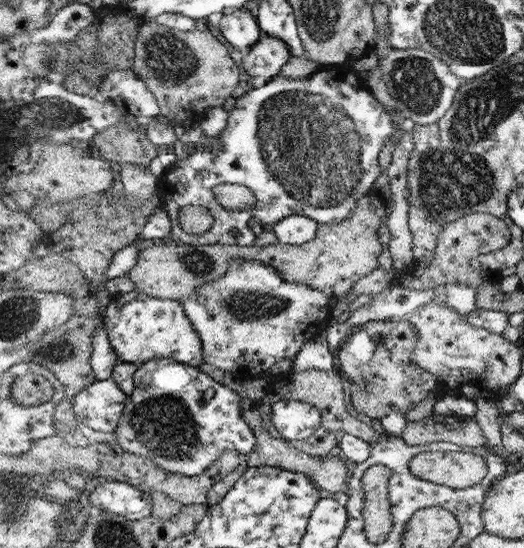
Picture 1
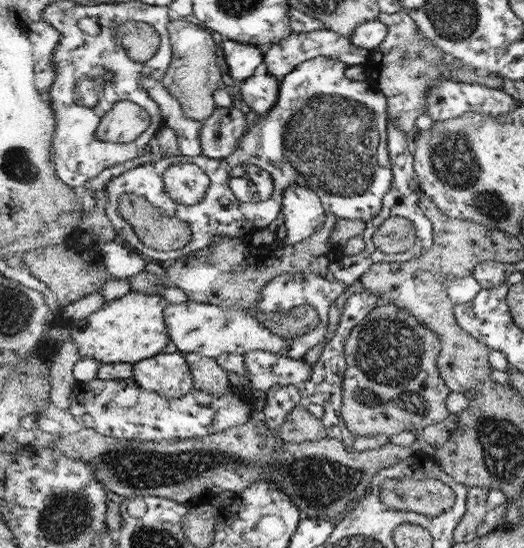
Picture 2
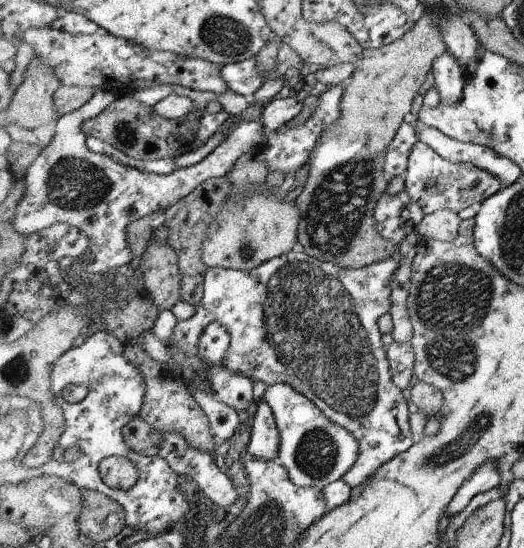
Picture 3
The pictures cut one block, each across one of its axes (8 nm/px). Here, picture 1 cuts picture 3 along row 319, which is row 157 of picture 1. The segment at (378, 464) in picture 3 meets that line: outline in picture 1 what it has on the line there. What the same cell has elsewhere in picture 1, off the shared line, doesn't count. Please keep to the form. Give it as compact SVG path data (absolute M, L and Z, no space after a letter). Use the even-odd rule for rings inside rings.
M320 69L314 75L303 77L302 79L292 79L277 75L270 82L264 84L262 88L253 88L253 90L250 90L247 94L237 96L236 100L232 101L233 104L230 107L229 125L220 134L222 153L216 155L214 151L198 149L196 153L191 154L186 158L182 158L182 160L178 160L172 167L172 170L159 182L158 194L164 201L164 207L167 208L172 217L172 236L182 240L185 244L190 245L223 244L250 246L254 244L255 235L252 228L248 226L254 224L254 221L260 225L275 225L280 220L286 219L288 216L292 215L310 217L312 220L318 222L318 224L340 222L340 220L344 220L344 216L346 216L344 210L352 211L354 202L356 202L358 198L362 198L362 196L372 188L372 184L376 182L376 178L382 174L382 168L380 168L380 164L378 164L378 154L380 154L380 150L382 150L388 142L394 140L394 132L396 132L396 130L394 130L394 124L392 124L392 118L390 118L390 114L386 114L386 112L382 110L382 106L380 106L376 100L377 99L368 92L368 88L366 88L364 84L360 84L358 80L352 82L352 84L348 84L348 82L346 82L346 74L340 78L336 70L326 70L326 72L323 72ZM224 183L242 184L252 189L254 197L257 199L254 207L251 207L248 211L233 212L228 211L222 204L219 204L214 189ZM188 206L202 206L208 208L209 212L212 213L212 216L216 218L212 230L208 231L206 234L199 235L188 233L188 231L184 229L184 225L179 224L180 210Z

